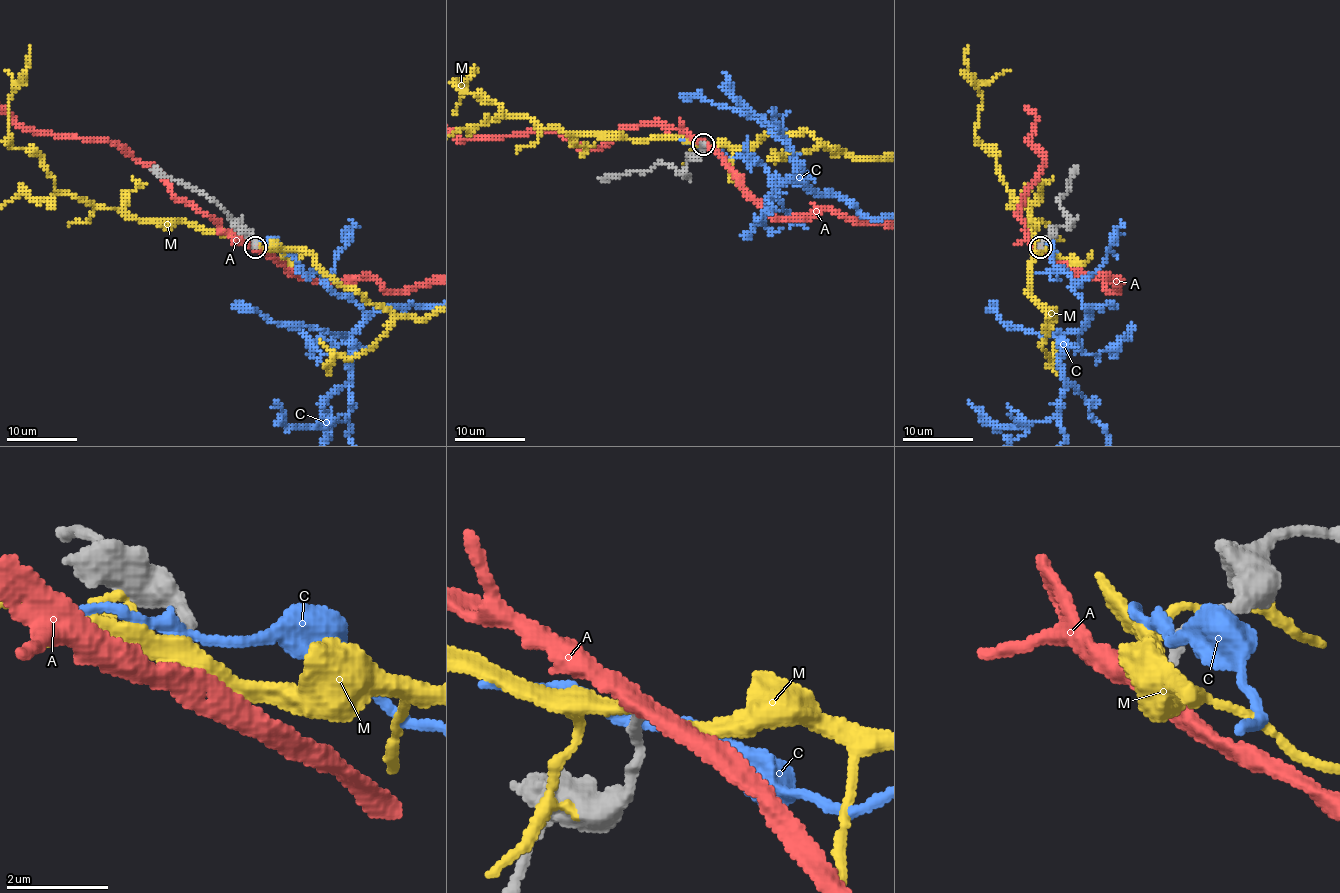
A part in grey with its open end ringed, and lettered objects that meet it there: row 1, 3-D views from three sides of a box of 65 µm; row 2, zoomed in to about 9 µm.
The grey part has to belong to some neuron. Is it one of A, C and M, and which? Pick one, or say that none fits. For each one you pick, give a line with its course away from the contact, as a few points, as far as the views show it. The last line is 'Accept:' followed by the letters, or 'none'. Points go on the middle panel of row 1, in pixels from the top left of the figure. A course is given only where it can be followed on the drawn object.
Accept: A

